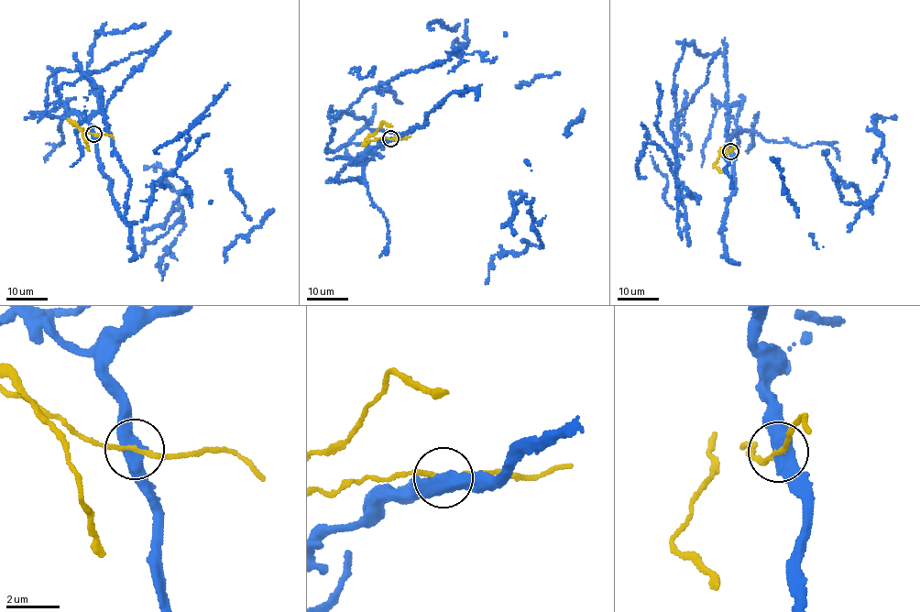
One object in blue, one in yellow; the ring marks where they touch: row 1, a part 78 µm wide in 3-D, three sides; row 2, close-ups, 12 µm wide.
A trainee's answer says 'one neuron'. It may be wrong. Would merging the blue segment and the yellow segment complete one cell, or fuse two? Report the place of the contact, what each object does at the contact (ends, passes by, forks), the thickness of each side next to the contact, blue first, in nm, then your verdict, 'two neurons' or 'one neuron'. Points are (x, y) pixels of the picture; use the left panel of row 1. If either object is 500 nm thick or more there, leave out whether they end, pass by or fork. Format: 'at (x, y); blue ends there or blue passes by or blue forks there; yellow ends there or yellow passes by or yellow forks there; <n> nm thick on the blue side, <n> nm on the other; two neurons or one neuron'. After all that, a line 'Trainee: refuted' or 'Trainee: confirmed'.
at (93, 134); 550 nm thick on the blue side, 170 nm on the other; two neurons
Trainee: refuted

